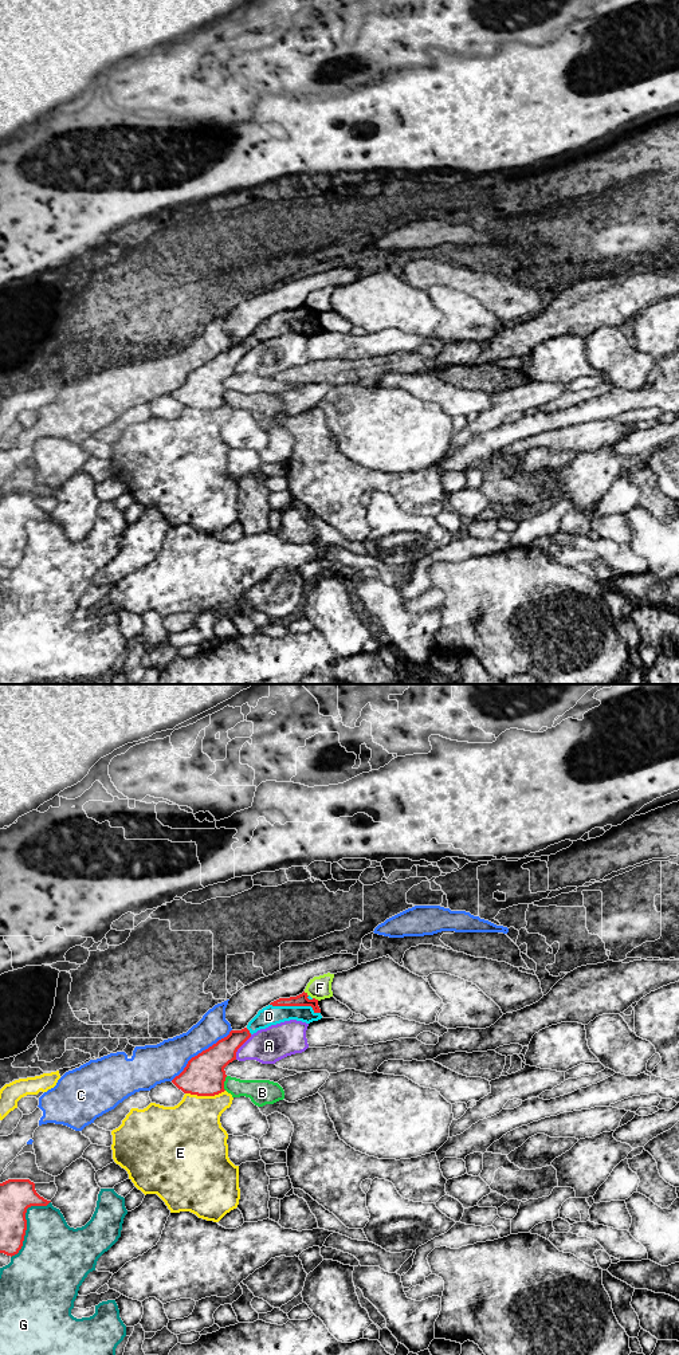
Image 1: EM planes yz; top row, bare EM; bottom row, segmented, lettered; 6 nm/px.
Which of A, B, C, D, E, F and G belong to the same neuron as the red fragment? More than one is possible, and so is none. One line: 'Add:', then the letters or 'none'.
Add: D

